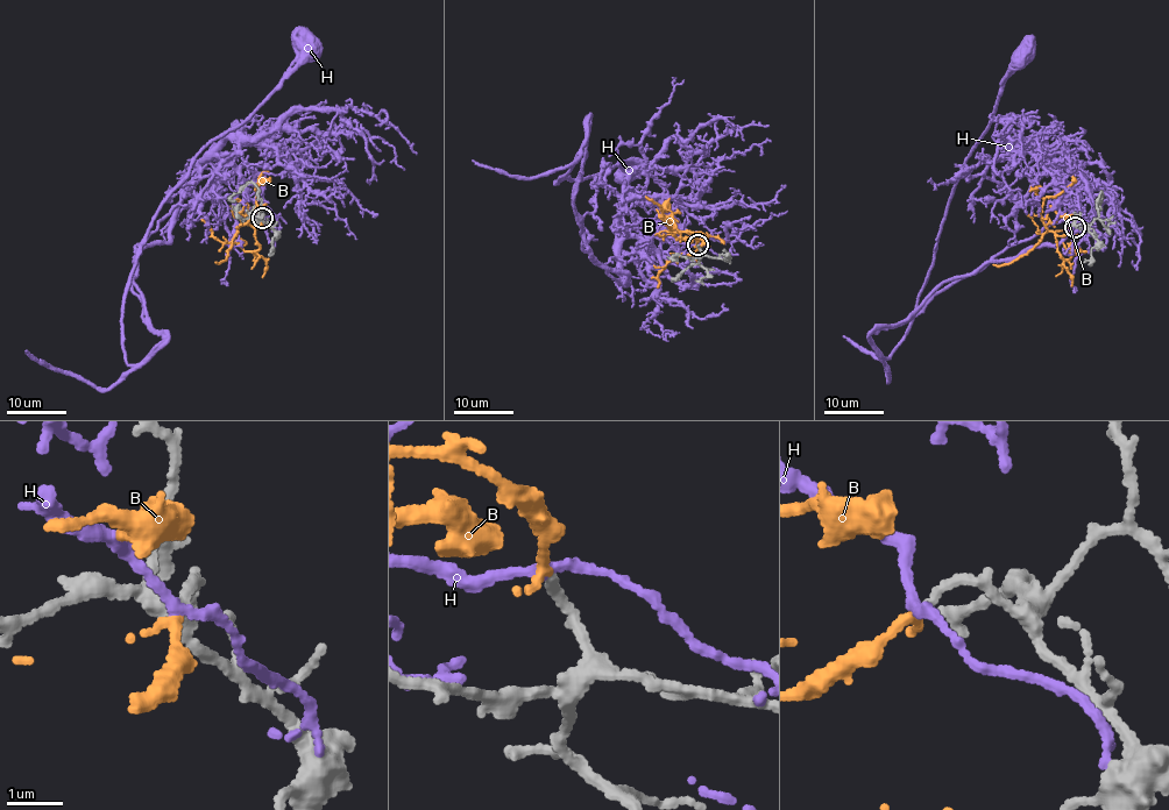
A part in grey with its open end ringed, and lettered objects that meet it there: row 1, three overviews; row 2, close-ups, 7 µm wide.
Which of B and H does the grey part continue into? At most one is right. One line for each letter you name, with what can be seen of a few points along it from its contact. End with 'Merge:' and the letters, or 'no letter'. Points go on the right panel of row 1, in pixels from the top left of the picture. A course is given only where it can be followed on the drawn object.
B: Its course: (1076, 226), (1056, 237), (1060, 256), (1064, 258), (1070, 258), (1072, 251), (1068, 250), (1079, 229), (1091, 226)
Merge: B

